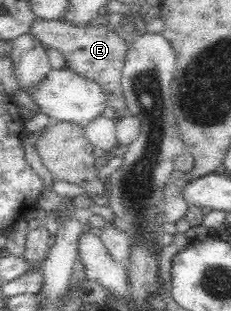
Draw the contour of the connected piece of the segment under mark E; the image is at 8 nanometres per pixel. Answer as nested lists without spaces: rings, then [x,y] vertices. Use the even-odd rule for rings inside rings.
[[[37,19],[31,32],[48,48],[60,51],[65,59],[65,65],[69,70],[92,80],[98,84],[105,96],[106,111],[116,120],[124,117],[128,105],[122,90],[122,70],[126,65],[126,55],[130,45],[126,42],[126,36],[110,25],[86,25],[76,26],[69,24],[64,19],[43,20]]]

